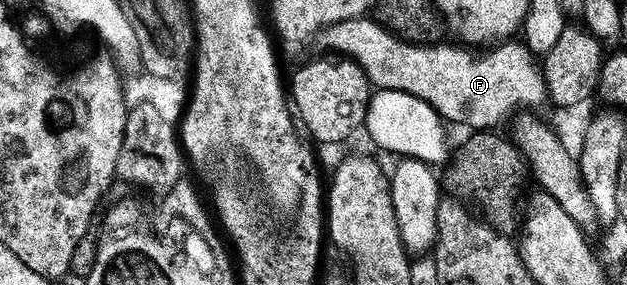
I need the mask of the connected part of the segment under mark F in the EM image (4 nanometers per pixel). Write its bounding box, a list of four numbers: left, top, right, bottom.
[315,16,546,132]

